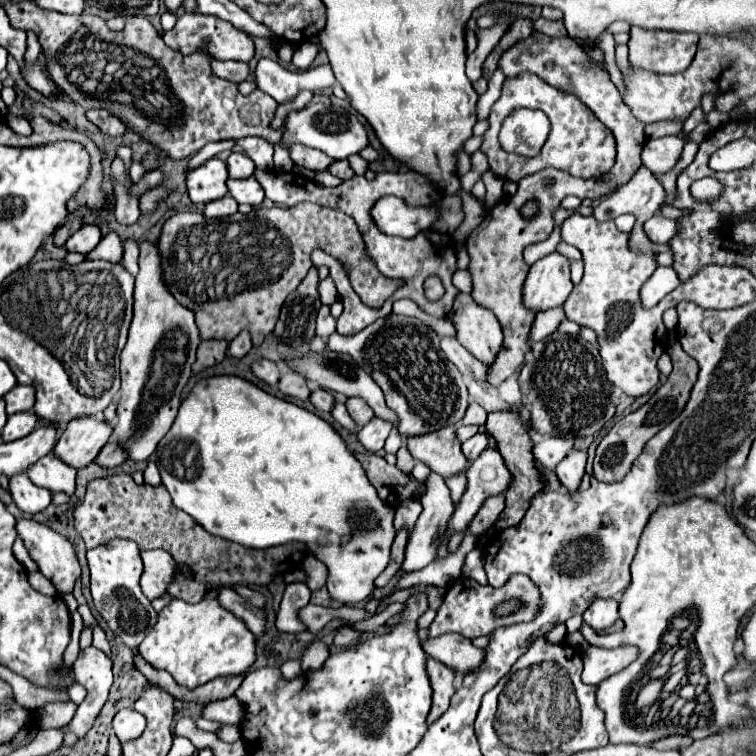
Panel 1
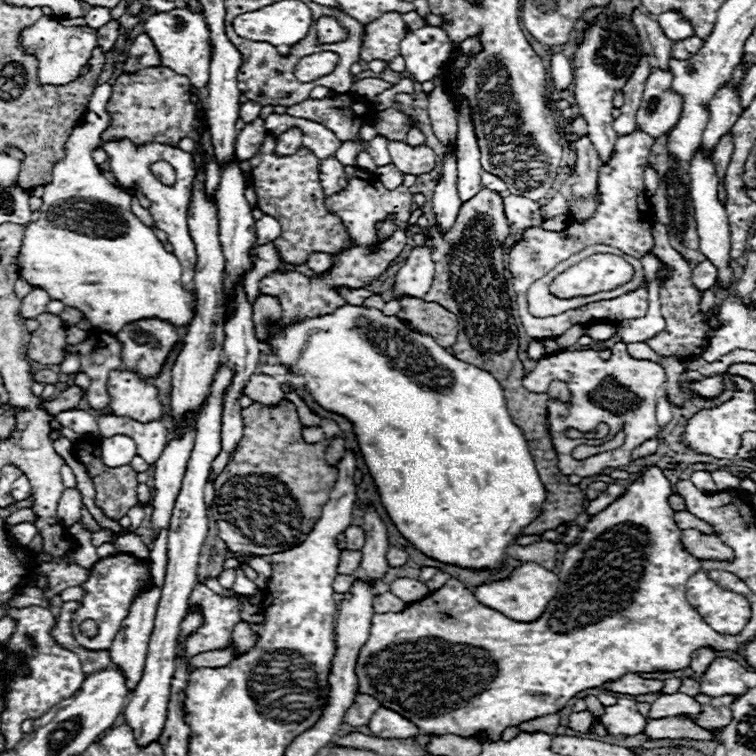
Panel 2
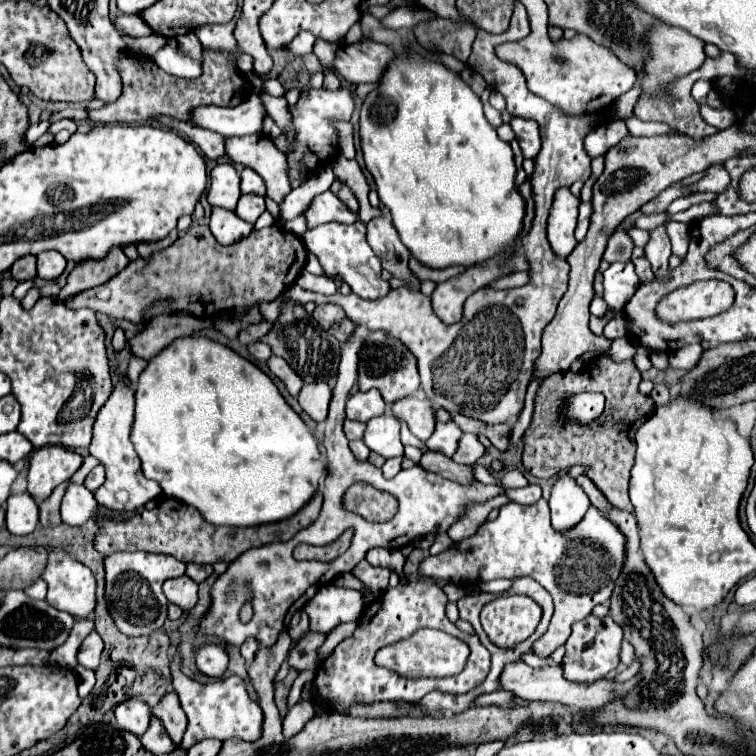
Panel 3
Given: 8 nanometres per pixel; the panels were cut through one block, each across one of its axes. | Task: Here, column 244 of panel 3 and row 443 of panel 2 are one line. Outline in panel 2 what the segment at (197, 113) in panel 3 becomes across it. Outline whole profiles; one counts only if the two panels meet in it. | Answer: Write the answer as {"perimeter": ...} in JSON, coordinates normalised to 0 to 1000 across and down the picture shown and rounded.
{"perimeter":[[[156,574],[148,579],[135,579],[132,585],[132,606],[146,619],[167,616],[177,603],[180,603],[180,587],[172,577]]]}

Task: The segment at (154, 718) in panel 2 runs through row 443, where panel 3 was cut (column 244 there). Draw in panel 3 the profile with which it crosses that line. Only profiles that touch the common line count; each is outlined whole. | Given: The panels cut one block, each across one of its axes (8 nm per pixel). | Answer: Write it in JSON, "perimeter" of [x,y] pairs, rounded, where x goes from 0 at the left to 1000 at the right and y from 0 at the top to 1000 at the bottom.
{"perimeter":[[[325,257],[325,259],[317,259],[315,265],[315,272],[312,272],[312,283],[325,291],[325,294],[339,294],[341,286],[352,278],[349,272],[349,262],[347,259],[333,259],[333,257]]]}

